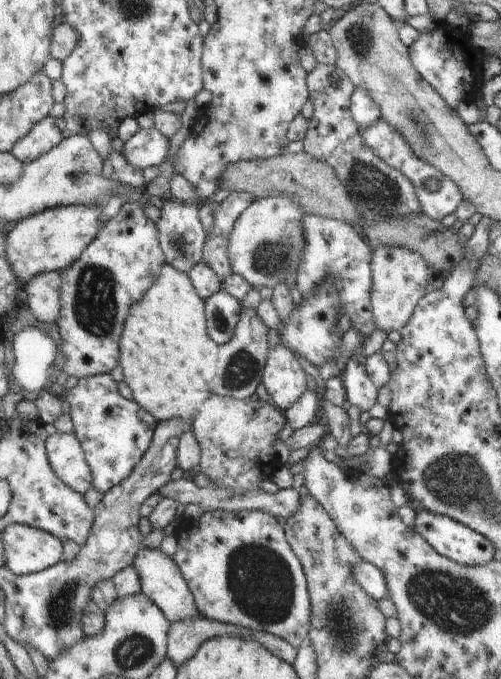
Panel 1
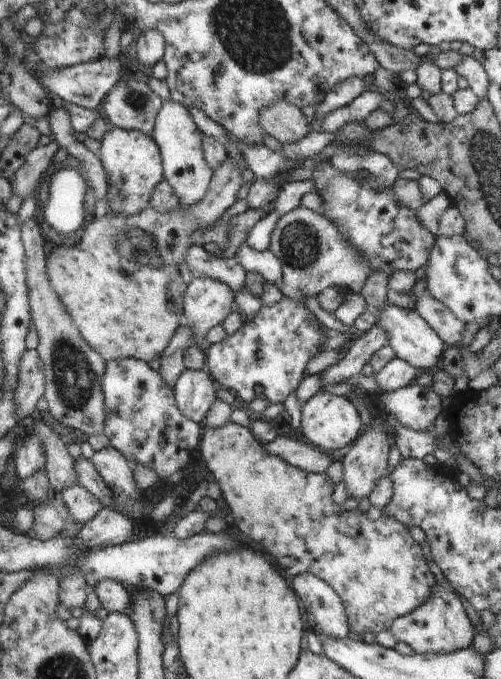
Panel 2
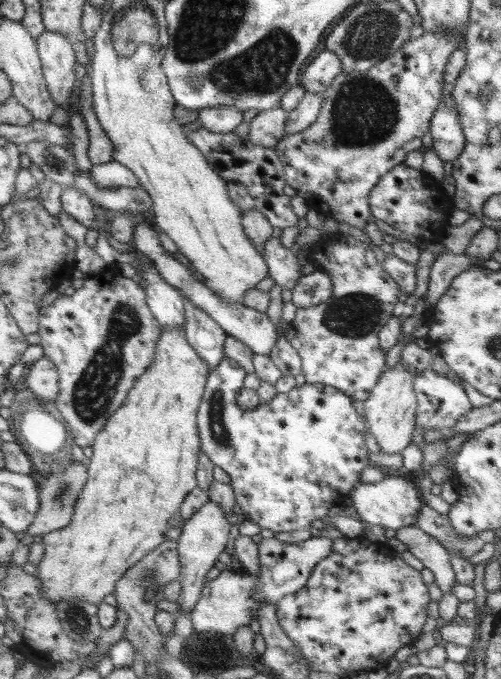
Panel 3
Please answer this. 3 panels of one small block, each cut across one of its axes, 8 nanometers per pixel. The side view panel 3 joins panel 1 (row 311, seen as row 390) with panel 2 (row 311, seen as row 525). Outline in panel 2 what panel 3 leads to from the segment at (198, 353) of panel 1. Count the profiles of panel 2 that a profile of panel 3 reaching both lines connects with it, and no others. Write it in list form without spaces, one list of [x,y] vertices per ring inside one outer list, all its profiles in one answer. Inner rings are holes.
[[[227,156],[226,162],[213,170],[206,196],[194,206],[186,206],[184,210],[177,208],[166,214],[151,208],[134,216],[118,216],[108,212],[103,217],[94,217],[74,248],[60,246],[50,252],[46,260],[46,276],[80,336],[102,356],[104,362],[133,358],[148,363],[162,356],[177,328],[185,323],[182,300],[188,283],[193,279],[184,260],[186,250],[192,244],[190,238],[196,230],[212,226],[237,201],[236,196],[243,183],[236,161]]]

